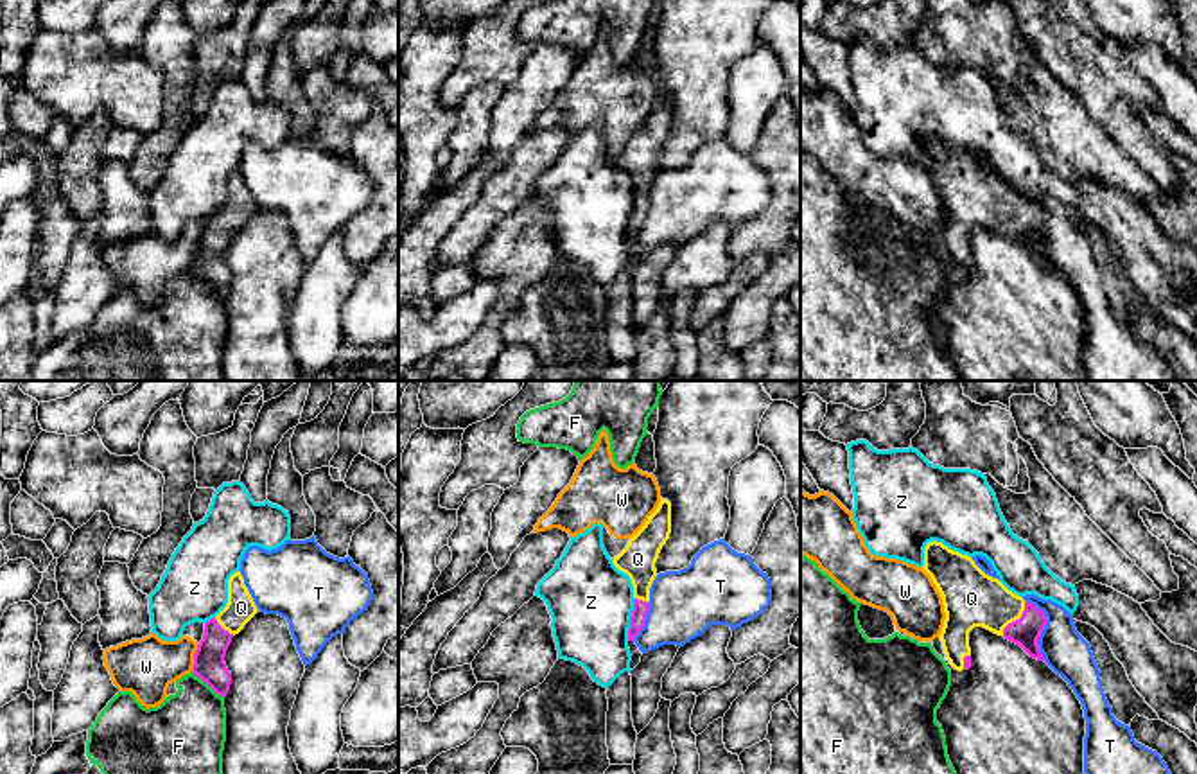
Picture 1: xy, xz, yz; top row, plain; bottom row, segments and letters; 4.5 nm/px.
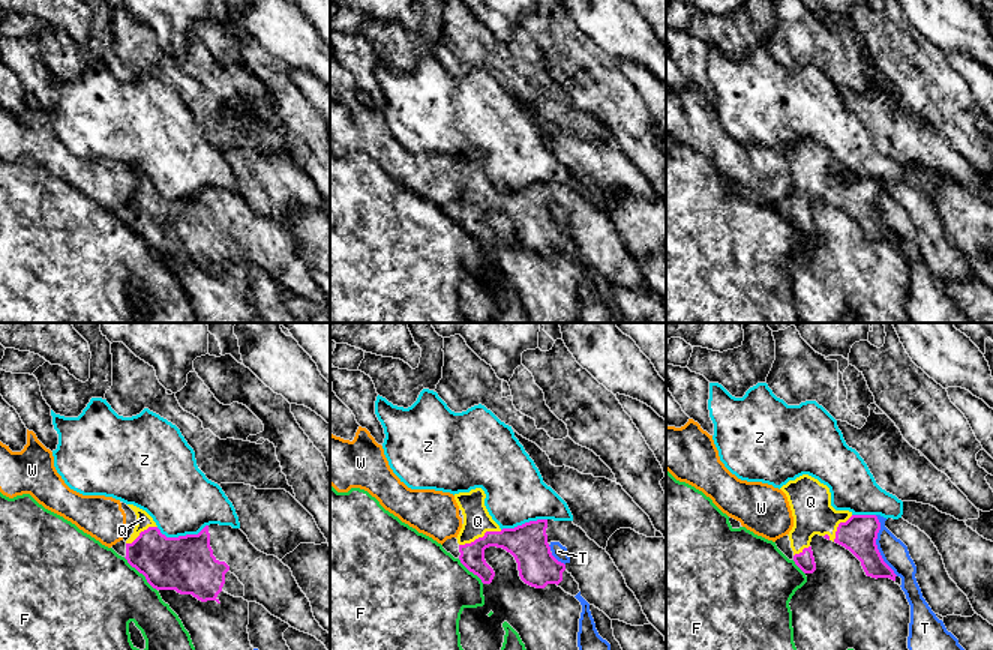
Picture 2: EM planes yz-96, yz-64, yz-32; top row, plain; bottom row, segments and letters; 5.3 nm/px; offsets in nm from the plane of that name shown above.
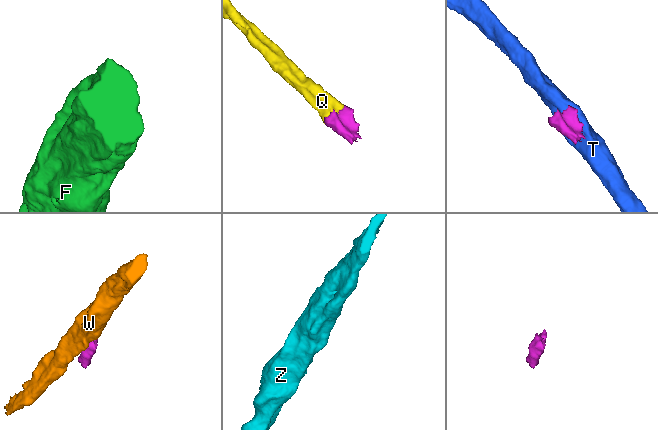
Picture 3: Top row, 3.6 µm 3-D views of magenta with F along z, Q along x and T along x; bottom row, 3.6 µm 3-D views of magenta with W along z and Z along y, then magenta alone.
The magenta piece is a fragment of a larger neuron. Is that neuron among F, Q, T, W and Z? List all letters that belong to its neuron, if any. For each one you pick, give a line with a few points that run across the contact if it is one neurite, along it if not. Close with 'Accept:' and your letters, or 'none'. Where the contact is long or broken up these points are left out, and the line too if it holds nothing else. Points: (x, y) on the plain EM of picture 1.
Q: yz (1025, 228), (1016, 218), (982, 198), (971, 196)
Accept: Q

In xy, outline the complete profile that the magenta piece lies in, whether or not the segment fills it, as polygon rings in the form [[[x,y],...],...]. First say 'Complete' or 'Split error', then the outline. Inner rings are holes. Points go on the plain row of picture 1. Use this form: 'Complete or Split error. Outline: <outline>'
Split error. Outline: [[[240,169],[228,178],[228,201],[212,217],[205,221],[203,237],[194,251],[192,269],[205,278],[217,293],[226,295],[232,282],[232,271],[226,266],[224,253],[232,235],[258,210]]]

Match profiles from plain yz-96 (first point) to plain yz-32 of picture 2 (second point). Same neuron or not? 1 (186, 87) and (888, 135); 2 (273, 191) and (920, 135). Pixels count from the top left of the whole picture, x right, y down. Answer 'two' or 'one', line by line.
1: two
2: one

